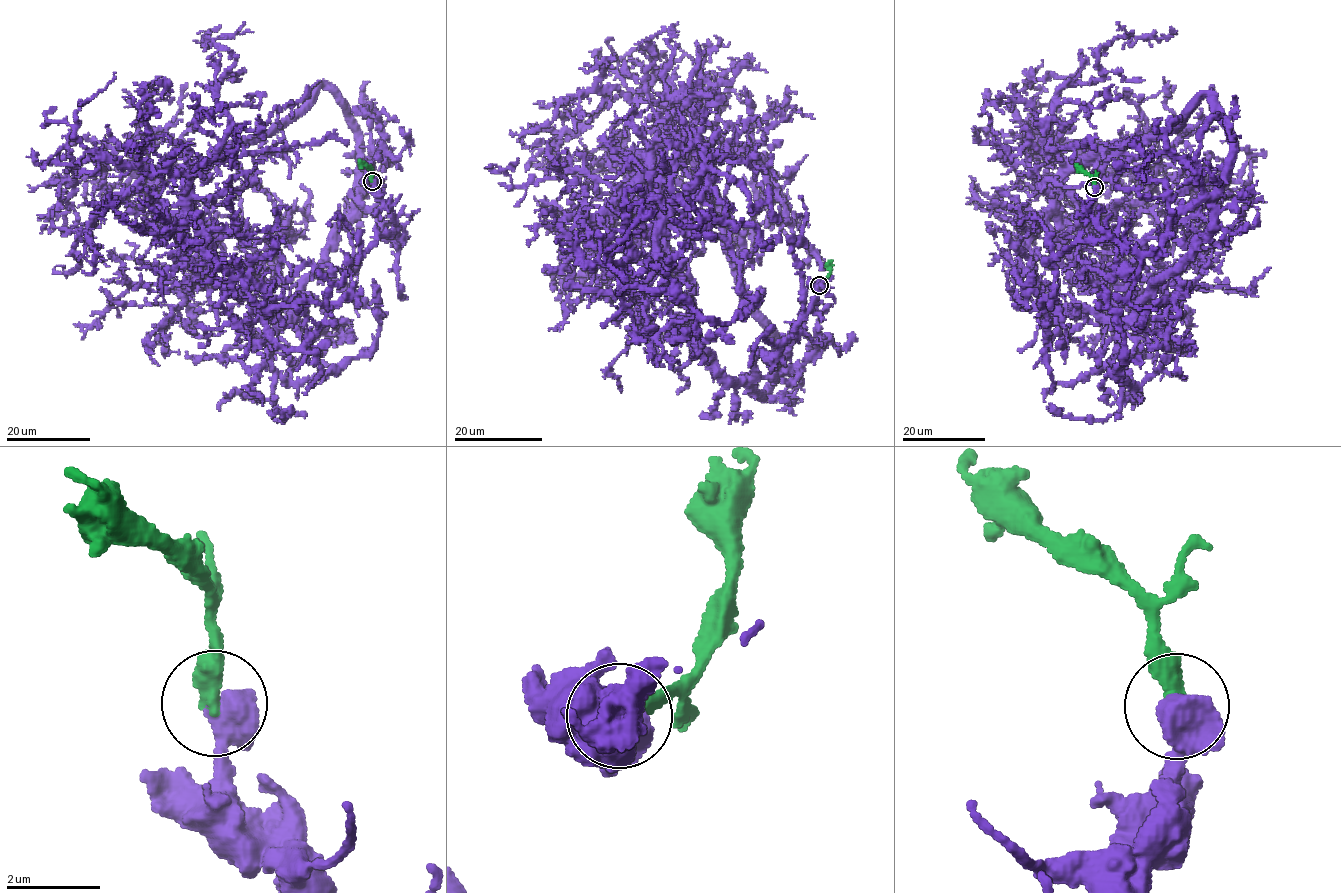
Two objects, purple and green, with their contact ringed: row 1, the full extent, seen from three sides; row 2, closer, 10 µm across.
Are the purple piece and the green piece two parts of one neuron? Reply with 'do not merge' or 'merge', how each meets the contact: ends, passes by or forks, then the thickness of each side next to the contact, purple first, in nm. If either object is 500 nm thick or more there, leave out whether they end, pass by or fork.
merge; calibres 600 and 420 nm

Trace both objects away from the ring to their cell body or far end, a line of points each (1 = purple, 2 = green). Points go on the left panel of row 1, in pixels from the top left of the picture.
1: (372, 181), (400, 242), (361, 206), (355, 123), (321, 87), (189, 185), (234, 289), (349, 268), (339, 204)
2: (372, 181), (370, 170), (358, 160)

